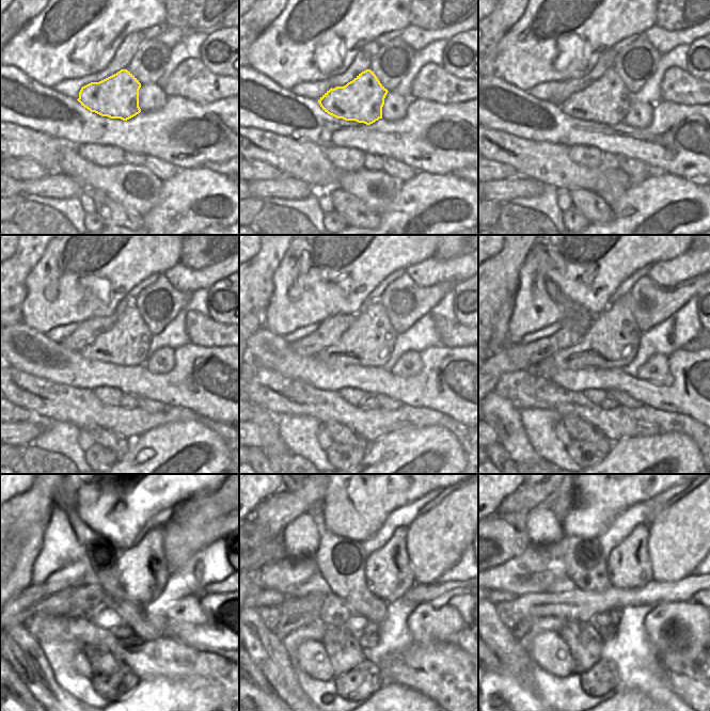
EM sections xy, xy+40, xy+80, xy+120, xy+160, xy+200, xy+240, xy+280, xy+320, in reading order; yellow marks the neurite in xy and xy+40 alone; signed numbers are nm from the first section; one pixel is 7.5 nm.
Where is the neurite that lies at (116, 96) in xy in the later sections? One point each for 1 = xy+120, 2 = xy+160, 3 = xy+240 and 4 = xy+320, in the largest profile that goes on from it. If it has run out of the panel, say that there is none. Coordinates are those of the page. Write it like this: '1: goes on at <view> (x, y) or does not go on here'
1: goes on at xy+120 (127, 342)
2: goes on at xy+160 (369, 342)
3: goes on at xy+240 (143, 571)
4: goes on at xy+320 (628, 565)

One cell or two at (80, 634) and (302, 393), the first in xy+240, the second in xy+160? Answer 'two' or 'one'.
one

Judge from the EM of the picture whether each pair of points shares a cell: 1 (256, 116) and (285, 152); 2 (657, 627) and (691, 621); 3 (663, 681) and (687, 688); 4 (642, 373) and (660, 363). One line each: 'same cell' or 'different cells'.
1: different cells
2: same cell
3: same cell
4: same cell

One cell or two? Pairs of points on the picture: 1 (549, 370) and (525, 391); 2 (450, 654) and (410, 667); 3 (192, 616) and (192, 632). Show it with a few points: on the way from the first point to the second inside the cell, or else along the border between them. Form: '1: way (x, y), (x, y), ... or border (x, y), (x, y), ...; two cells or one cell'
1: border (532, 369), (549, 378), (565, 390); two cells
2: way (440, 664), (420, 664); one cell
3: border (205, 613), (205, 619), (201, 623), (168, 621); two cells

